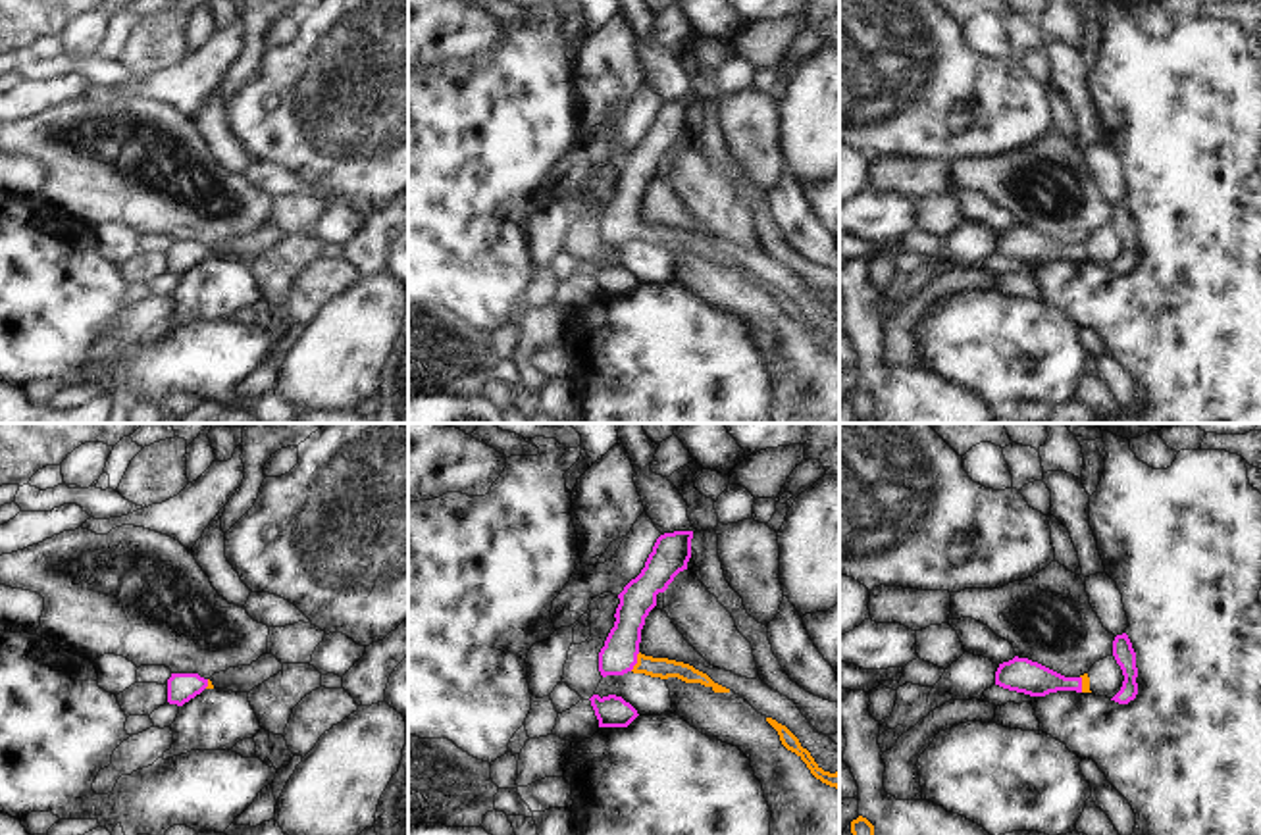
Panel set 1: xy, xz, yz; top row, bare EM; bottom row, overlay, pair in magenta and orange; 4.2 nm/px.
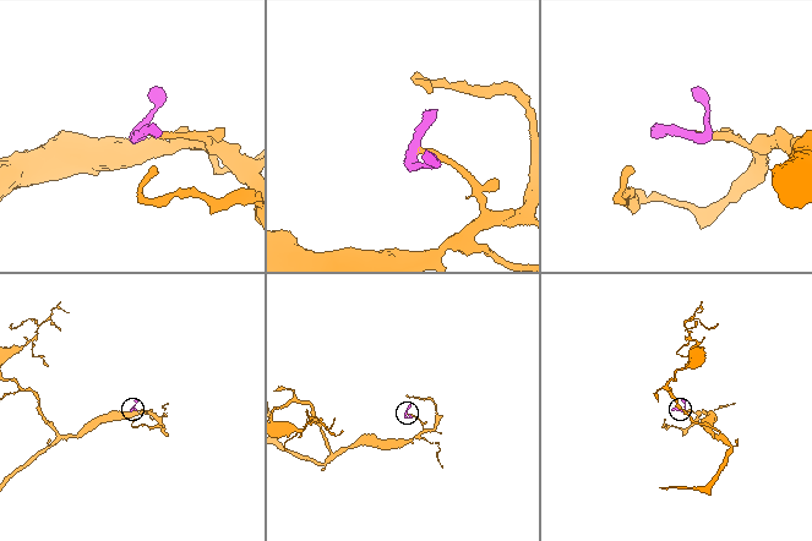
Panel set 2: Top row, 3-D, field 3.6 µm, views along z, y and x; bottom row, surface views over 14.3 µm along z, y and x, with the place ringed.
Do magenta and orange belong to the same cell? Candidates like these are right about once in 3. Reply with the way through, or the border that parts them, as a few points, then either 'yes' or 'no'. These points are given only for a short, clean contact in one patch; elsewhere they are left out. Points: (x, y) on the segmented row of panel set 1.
runs through xz (618, 655), (636, 662), (663, 668); yes

